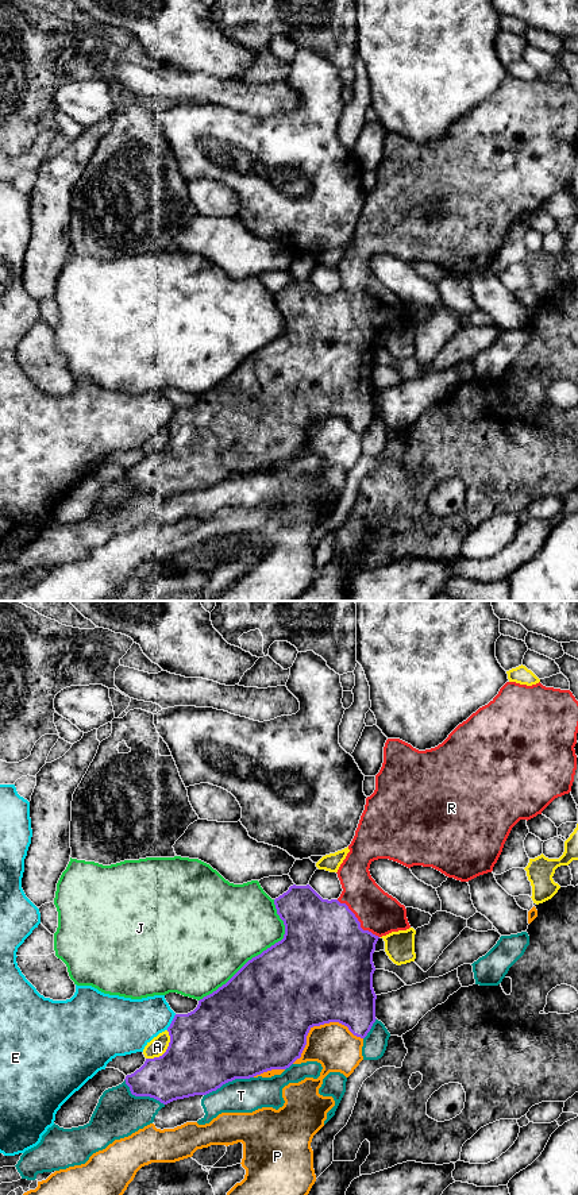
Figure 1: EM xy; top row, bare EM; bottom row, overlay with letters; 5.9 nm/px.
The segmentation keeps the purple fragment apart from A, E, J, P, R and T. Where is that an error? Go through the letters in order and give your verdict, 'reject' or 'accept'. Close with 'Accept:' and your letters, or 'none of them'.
A: reject
E: reject
J: reject
P: reject
R: accept
T: reject
Accept: R

